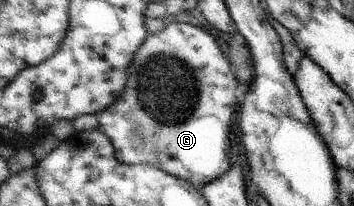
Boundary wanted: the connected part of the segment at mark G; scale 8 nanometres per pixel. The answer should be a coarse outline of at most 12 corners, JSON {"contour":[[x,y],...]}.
{"contour":[[200,27],[149,34],[74,119],[125,165],[225,175],[239,83]]}

